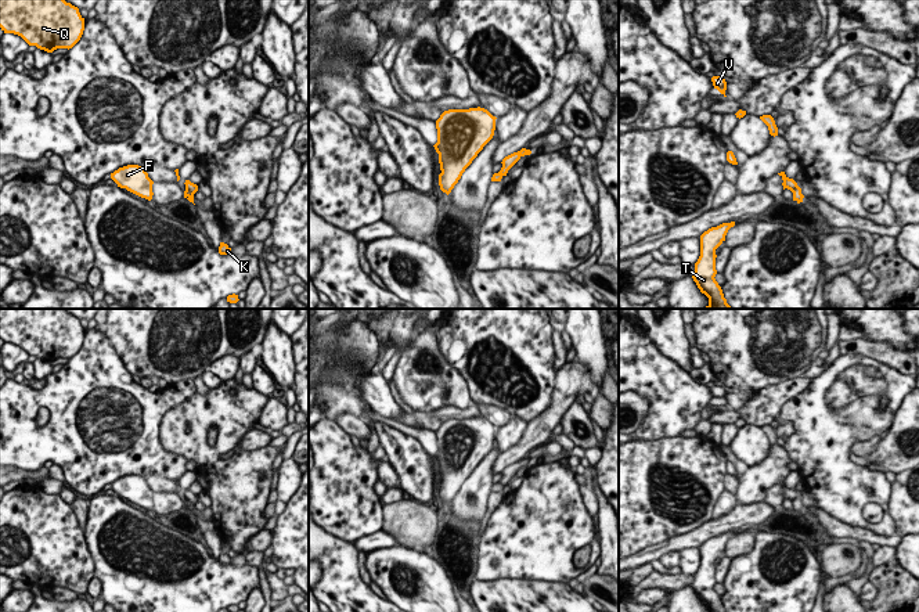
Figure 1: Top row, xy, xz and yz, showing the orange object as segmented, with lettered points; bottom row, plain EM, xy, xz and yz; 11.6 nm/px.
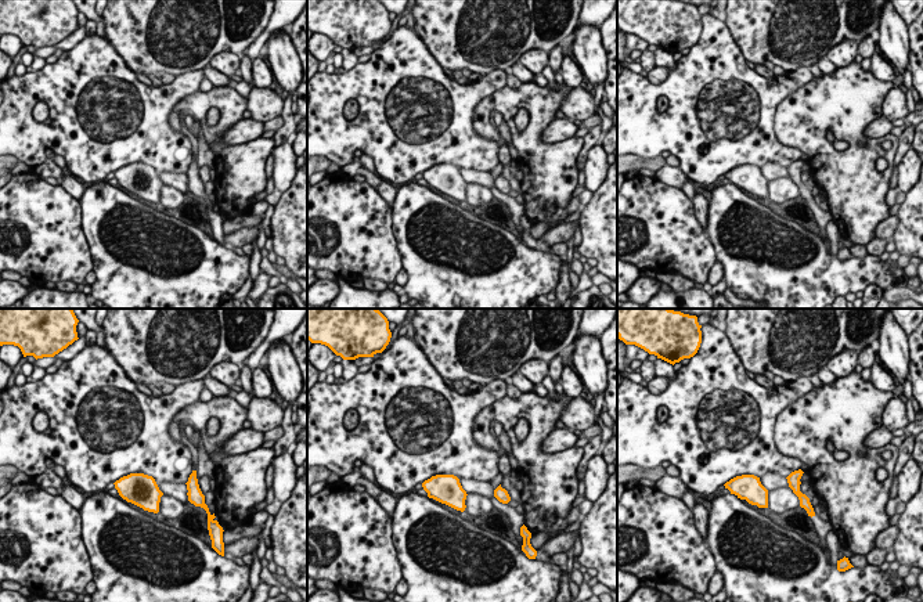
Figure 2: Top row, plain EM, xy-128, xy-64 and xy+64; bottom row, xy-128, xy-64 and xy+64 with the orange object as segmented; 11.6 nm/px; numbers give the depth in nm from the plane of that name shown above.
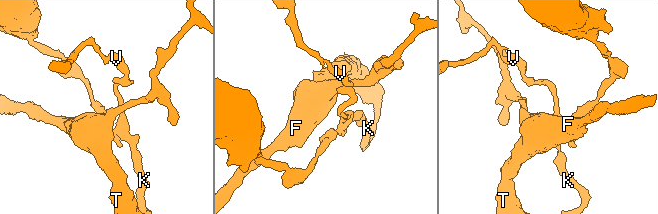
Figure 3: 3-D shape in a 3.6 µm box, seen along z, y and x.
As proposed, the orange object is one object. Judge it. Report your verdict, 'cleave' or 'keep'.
cleave

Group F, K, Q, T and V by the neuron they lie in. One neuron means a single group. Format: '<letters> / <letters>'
F K T V / Q

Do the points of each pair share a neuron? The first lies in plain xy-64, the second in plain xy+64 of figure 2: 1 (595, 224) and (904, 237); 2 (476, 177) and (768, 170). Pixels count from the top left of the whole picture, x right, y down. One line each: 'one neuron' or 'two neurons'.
1: one neuron
2: one neuron

